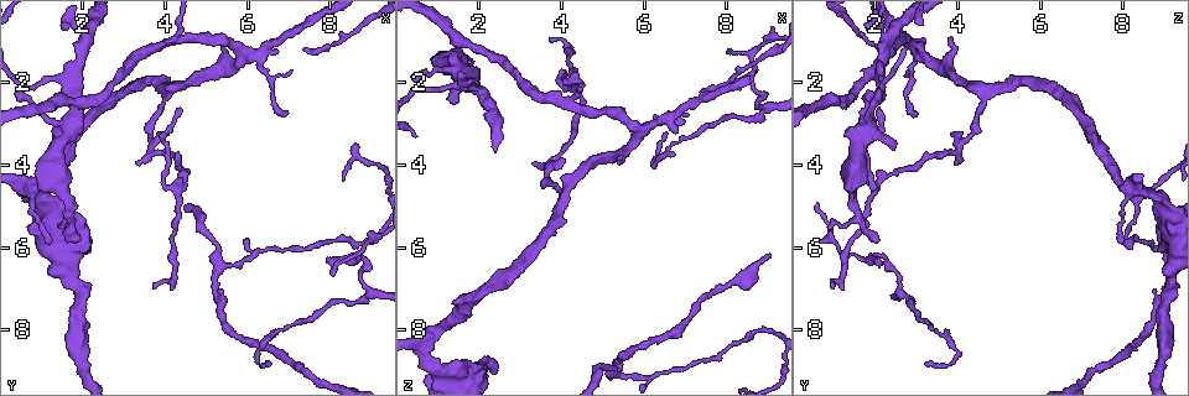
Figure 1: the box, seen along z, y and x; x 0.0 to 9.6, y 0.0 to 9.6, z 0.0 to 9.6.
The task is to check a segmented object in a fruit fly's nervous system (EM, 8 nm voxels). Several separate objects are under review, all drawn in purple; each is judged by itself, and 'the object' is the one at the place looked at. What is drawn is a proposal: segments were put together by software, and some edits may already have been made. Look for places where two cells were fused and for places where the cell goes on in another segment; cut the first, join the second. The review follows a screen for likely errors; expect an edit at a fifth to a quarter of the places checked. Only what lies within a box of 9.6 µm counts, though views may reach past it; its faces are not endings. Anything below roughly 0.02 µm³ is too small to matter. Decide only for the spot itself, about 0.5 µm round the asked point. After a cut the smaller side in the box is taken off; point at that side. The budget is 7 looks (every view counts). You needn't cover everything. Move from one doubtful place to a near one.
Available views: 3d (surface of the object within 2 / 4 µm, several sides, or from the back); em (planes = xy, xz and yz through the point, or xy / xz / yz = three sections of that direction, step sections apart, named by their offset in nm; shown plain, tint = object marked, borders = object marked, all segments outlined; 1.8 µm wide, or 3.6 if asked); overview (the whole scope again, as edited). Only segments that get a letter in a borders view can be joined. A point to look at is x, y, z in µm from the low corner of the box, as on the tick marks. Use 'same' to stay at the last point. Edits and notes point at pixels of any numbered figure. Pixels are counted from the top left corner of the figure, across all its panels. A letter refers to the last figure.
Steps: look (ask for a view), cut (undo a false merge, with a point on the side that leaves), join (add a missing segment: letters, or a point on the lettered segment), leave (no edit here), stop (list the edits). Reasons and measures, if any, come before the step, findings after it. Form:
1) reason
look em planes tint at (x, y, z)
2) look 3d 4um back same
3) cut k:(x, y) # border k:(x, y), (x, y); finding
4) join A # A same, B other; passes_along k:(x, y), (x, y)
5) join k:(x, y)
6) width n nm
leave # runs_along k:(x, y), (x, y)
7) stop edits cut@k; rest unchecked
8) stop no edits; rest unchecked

three-way junction
look 3d 4um at (5.35, 6.45, 9.05)

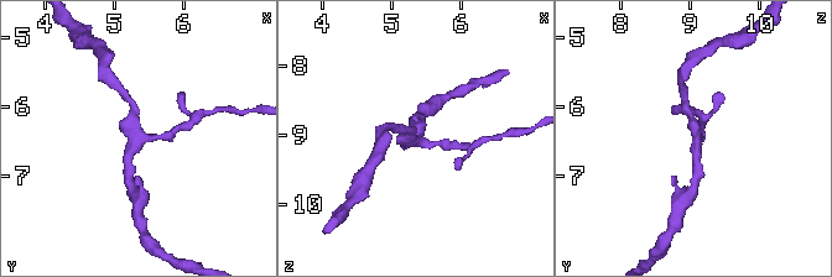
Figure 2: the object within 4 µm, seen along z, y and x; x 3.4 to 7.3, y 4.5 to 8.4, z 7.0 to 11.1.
arms 3
look em 3.6um planes plain at (5.30, 6.50, 9.10)

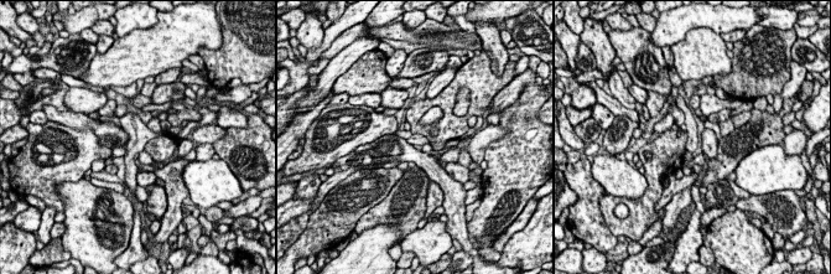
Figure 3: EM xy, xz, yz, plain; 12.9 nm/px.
what lies round it
look em 3.6um planes borders same

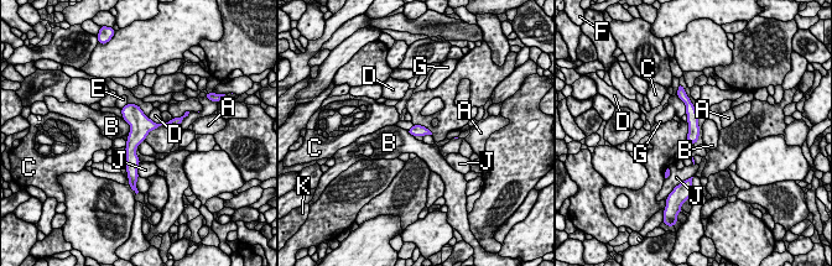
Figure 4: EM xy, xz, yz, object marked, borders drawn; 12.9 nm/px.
width 160 nm
leave # A other, B other, C other, D other, E other, F other, G other, J other, K other; all the same cell

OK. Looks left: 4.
an open end
look em yz step 16 borders at (1.65, 5.90, 2.10)

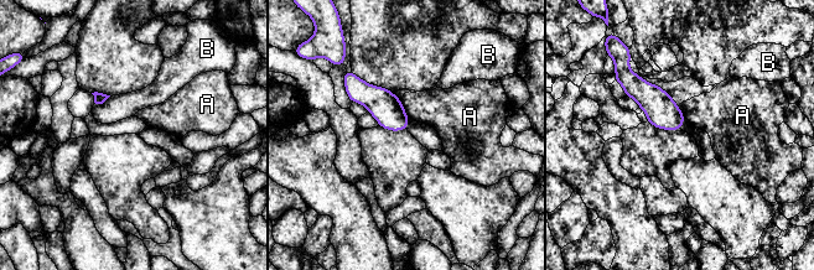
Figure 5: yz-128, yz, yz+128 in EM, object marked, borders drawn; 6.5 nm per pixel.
another direction
look em planes borders same

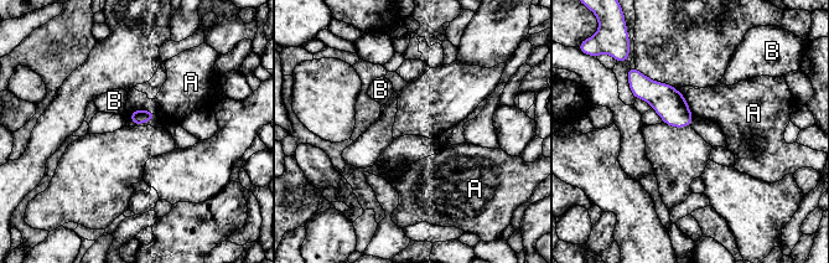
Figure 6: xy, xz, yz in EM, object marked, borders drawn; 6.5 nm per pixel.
leave # A other, B other; border 6:(155, 111), (133, 109), (130, 112); none of them fits

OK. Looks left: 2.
look em planes plain at (4.35, 4.55, 2.00)

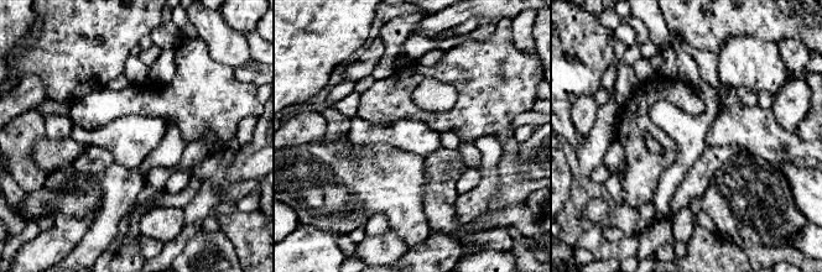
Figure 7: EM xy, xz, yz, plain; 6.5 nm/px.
look em planes borders same

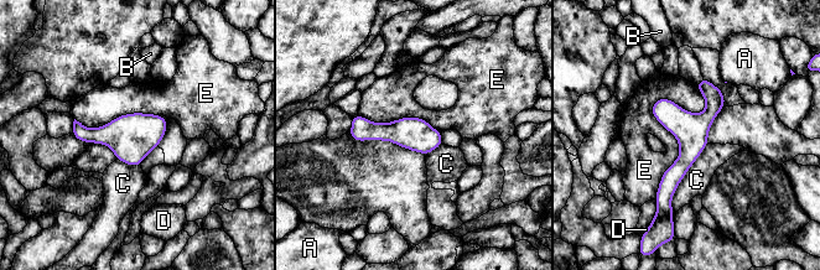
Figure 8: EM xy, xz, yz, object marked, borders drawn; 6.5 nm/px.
width 220 nm
leave # A other, B other, C other, D other, E other; border 8:(696, 84), (654, 198); all the same cell

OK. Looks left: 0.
stop no edits; rest unchecked

